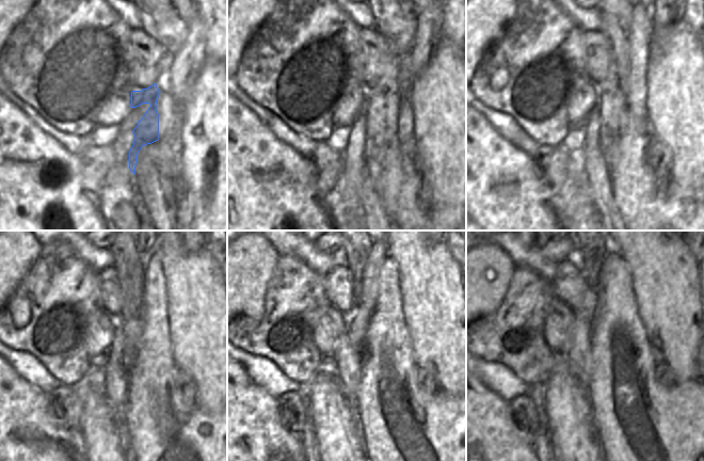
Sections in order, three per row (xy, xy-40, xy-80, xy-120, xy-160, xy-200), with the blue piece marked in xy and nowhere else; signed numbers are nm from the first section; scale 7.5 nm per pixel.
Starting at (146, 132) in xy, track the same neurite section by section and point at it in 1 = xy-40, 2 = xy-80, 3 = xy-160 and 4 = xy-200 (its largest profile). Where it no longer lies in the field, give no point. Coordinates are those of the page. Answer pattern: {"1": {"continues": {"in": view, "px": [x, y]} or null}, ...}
{"1": {"continues": {"in": "xy-40", "px": [381, 99]}}, "2": {"continues": {"in": "xy-80", "px": [612, 98]}}, "3": {"continues": {"in": "xy-160", "px": [365, 275]}}, "4": {"continues": {"in": "xy-200", "px": [593, 252]}}}

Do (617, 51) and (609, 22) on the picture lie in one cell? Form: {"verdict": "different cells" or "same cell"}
{"verdict": "same cell"}

